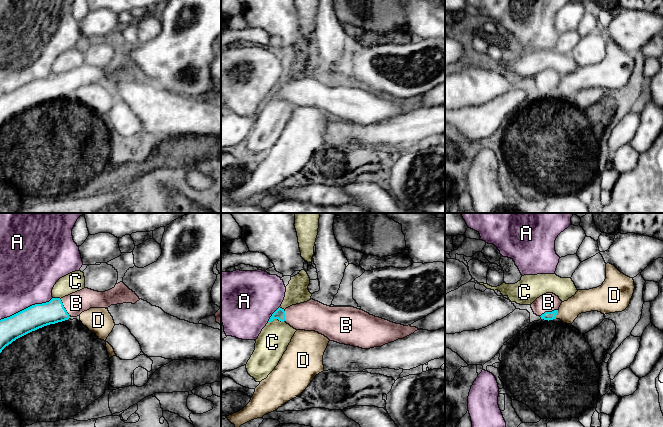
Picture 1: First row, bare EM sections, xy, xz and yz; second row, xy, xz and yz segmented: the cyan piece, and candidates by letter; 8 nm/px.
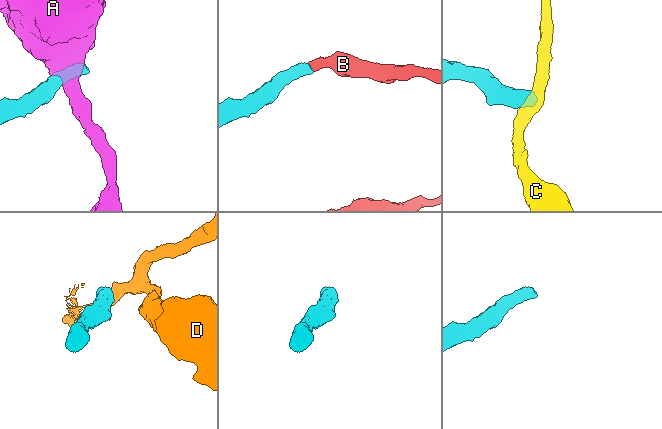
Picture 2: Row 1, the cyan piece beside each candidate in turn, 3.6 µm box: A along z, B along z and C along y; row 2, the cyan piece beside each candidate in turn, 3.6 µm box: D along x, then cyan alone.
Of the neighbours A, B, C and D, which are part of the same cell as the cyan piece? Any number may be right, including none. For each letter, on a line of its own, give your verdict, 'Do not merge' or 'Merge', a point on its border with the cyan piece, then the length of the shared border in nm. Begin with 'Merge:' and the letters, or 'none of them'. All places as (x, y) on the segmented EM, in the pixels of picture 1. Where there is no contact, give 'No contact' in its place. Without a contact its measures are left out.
Merge: B
A: Do not merge. Touches cyan at xy (26, 308). Shared border 460 nm
B: Merge. Touches cyan at yz (548, 312). Shared border 160 nm
C: Do not merge. Touches cyan at xz (276, 318). Shared border 140 nm
D: Do not merge. Touches cyan at yz (556, 314). Shared border 80 nm

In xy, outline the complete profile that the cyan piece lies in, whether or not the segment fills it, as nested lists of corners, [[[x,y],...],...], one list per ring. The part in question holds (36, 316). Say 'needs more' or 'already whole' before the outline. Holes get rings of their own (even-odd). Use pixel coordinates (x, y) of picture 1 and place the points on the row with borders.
needs more; [[[120,282],[105,292],[84,288],[61,299],[52,298],[49,302],[32,305],[0,320],[0,353],[6,346],[28,333],[70,317],[77,317],[90,308],[135,304],[139,300],[135,292]]]

